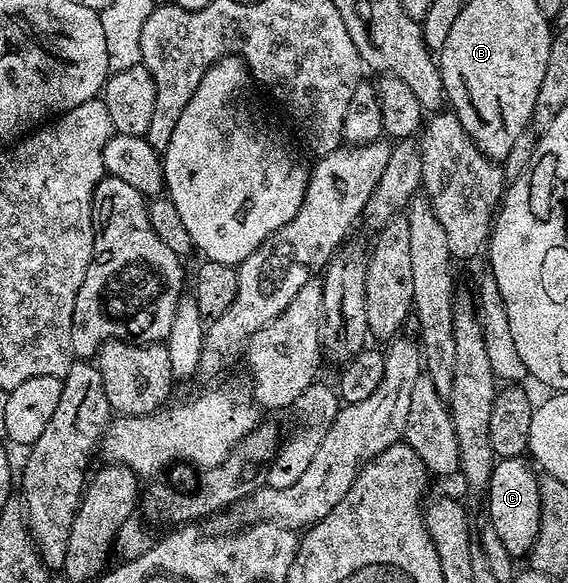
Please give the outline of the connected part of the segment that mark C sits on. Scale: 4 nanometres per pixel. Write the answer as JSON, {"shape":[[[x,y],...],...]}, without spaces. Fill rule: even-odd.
{"shape":[[[515,456],[505,460],[497,459],[492,468],[492,477],[486,489],[487,519],[492,524],[495,533],[498,534],[499,541],[506,546],[506,550],[513,558],[527,557],[538,538],[540,529],[539,481],[537,469],[524,456]]]}

